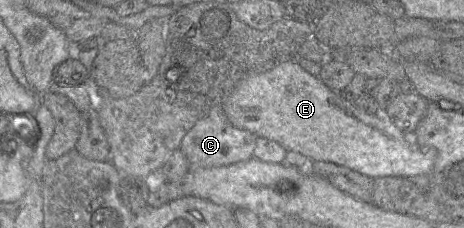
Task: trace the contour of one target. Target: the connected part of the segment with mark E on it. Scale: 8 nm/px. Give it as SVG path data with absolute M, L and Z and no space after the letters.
M286 61L269 71L262 73L250 73L246 75L233 90L231 90L221 100L220 104L226 116L235 127L249 131L256 135L257 138L267 138L276 141L281 144L287 152L299 152L312 161L332 162L350 168L371 178L383 176L403 176L409 178L418 175L431 174L434 166L434 151L422 149L413 140L411 140L411 135L403 133L390 120L388 120L384 114L381 113L373 115L360 110L352 102L346 100L340 92L331 90L318 77L313 76L304 70L296 61Z

